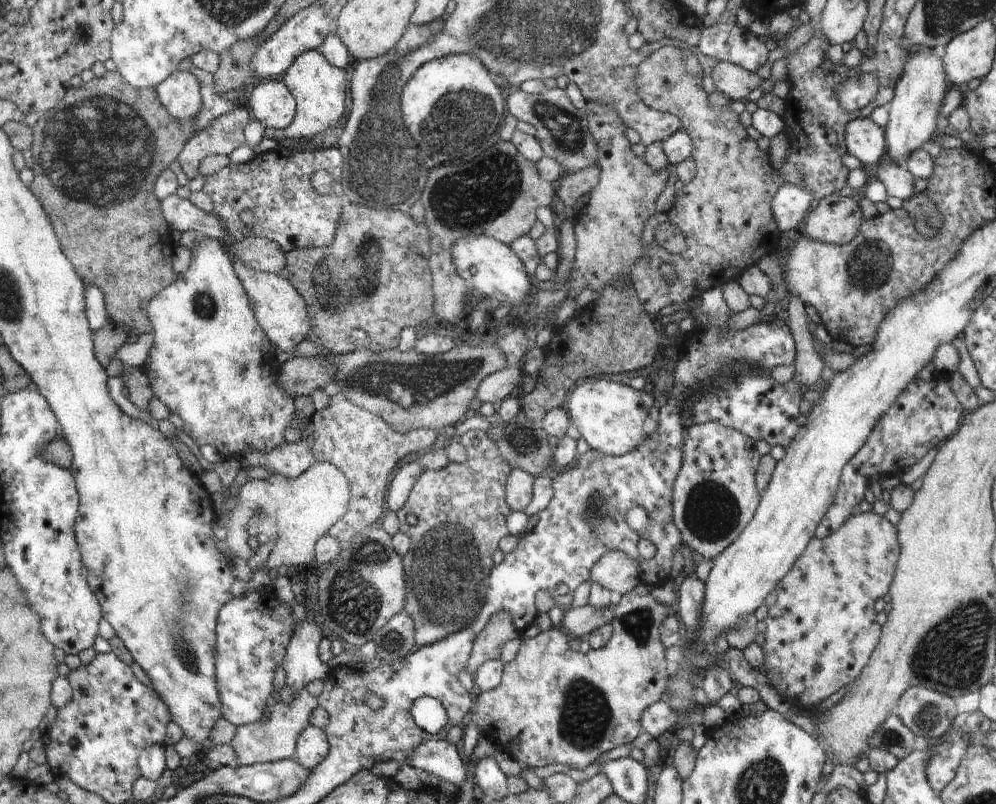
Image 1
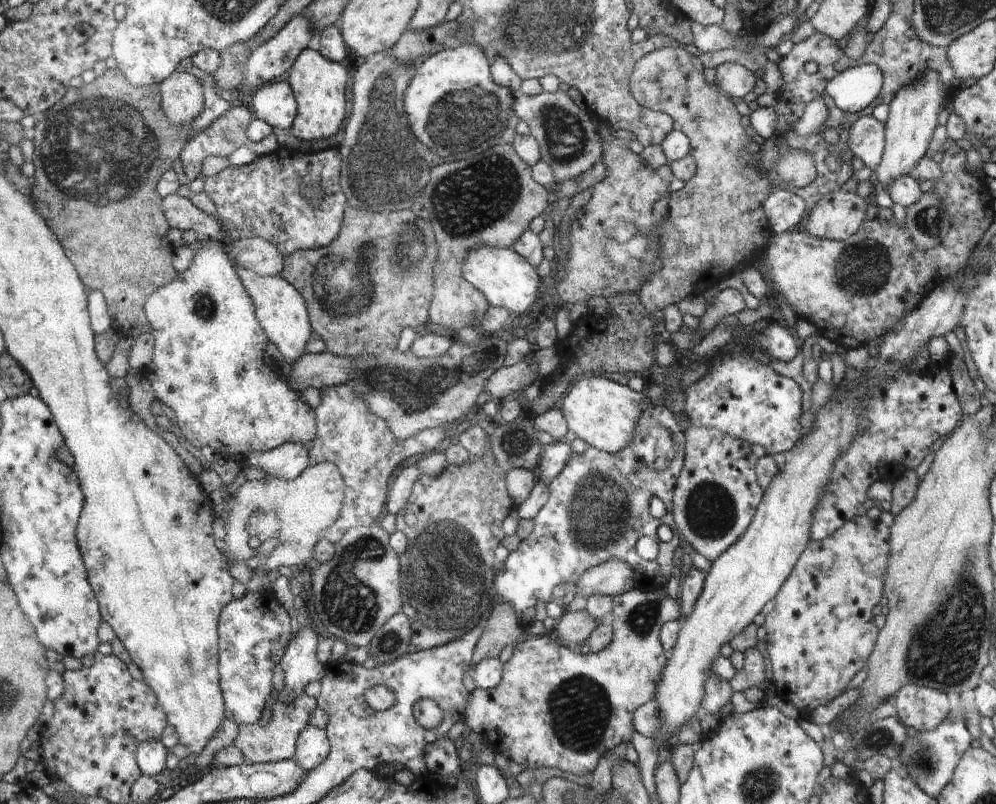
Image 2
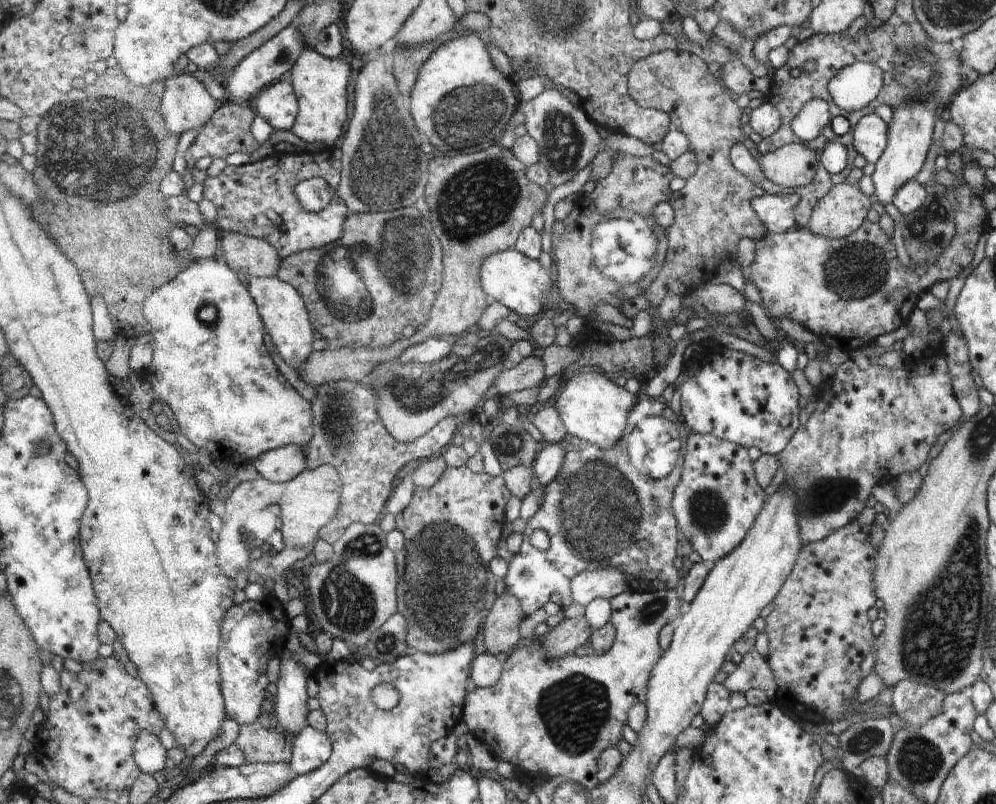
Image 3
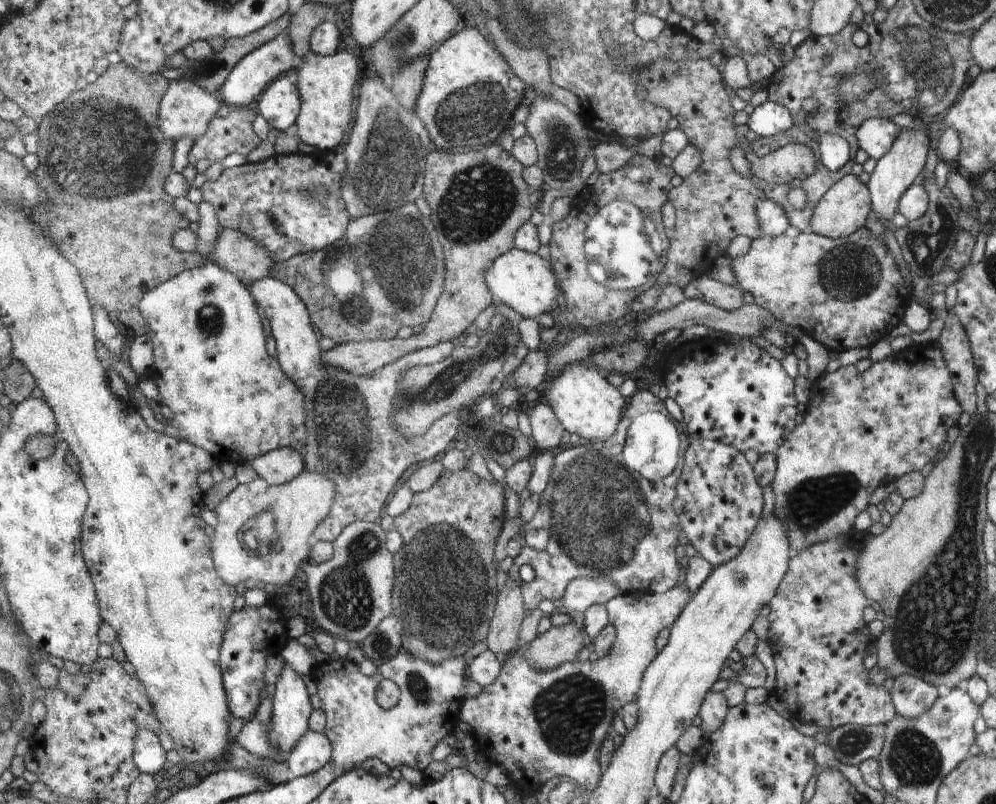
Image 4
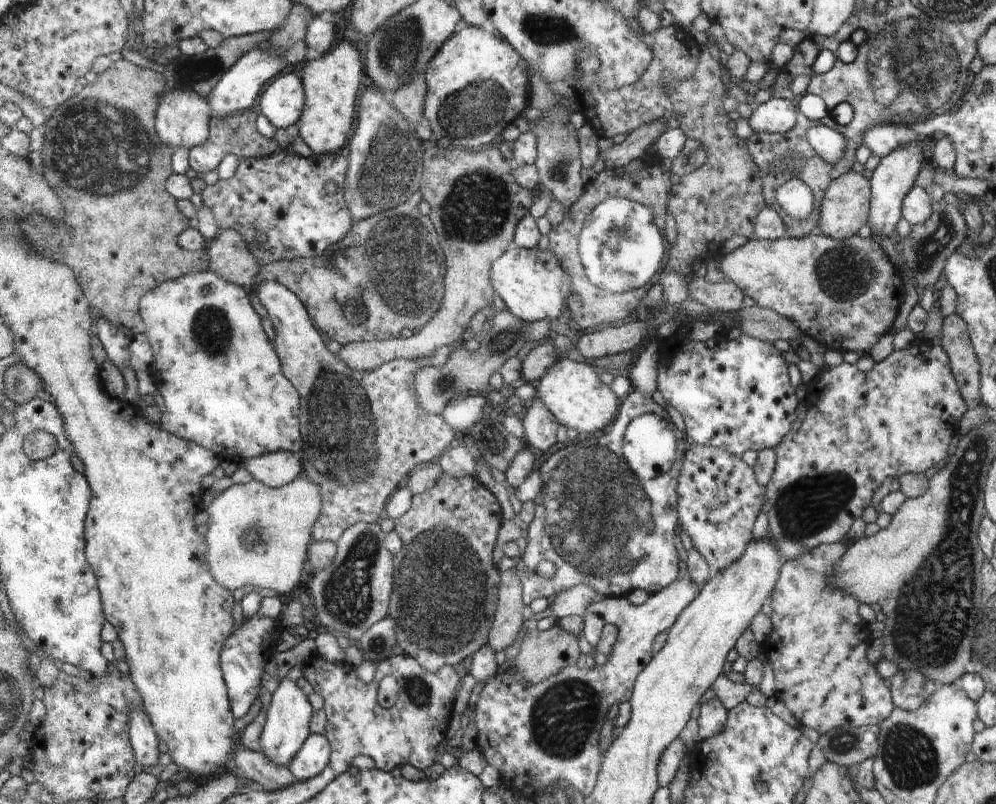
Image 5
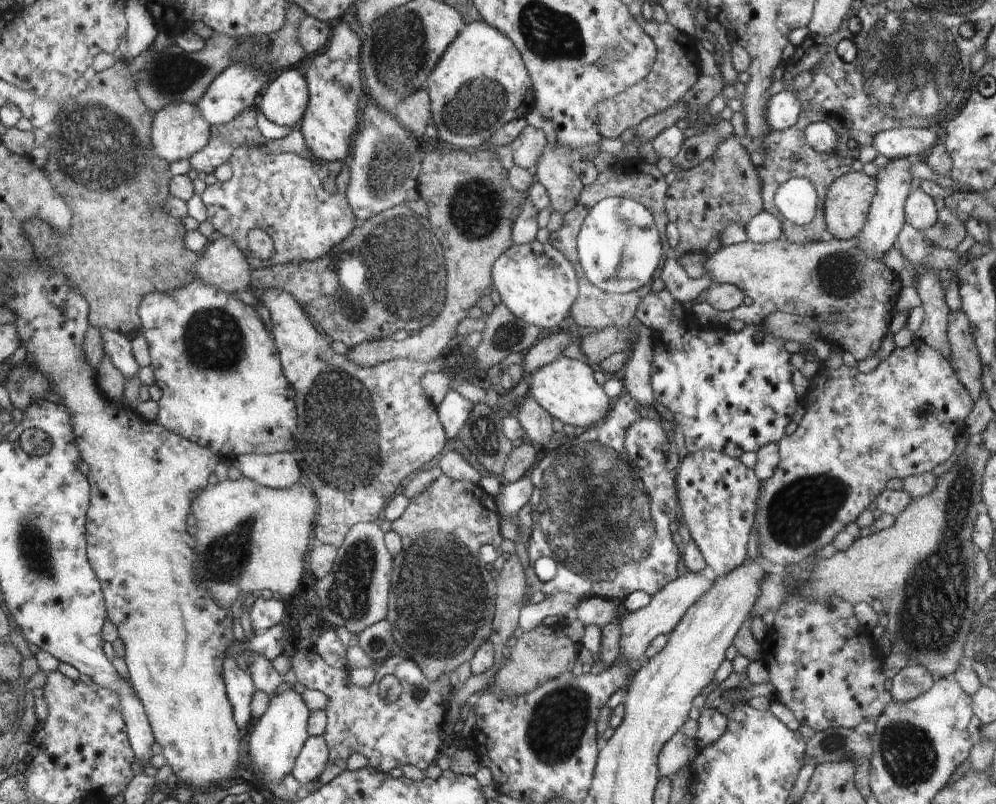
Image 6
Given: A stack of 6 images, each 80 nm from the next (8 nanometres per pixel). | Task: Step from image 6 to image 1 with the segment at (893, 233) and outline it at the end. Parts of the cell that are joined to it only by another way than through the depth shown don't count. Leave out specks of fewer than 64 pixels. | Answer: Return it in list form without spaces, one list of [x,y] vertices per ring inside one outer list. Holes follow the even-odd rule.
[[[918,47],[912,49],[913,55],[906,62],[904,74],[902,74],[893,100],[888,104],[889,121],[886,127],[886,144],[889,146],[888,160],[895,163],[904,163],[905,158],[924,142],[928,142],[936,128],[936,116],[942,108],[942,100],[946,94],[946,78],[942,61],[932,49]]]

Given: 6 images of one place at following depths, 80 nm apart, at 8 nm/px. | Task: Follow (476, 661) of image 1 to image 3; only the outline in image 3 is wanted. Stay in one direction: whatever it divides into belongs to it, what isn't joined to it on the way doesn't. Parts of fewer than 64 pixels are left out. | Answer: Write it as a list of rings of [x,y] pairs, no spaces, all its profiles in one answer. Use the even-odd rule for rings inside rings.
[[[504,592],[486,619],[484,646],[488,653],[496,656],[510,652],[520,642],[518,624],[522,620],[521,602],[508,592]]]

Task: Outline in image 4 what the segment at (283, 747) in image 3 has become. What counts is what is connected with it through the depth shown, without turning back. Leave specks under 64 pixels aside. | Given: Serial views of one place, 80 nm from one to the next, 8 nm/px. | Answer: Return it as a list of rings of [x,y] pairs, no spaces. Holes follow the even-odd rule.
[[[270,698],[262,700],[261,708],[252,720],[244,723],[240,733],[234,739],[237,743],[260,759],[272,759],[284,763],[285,758],[277,755],[275,748],[270,744],[269,731],[273,702]]]

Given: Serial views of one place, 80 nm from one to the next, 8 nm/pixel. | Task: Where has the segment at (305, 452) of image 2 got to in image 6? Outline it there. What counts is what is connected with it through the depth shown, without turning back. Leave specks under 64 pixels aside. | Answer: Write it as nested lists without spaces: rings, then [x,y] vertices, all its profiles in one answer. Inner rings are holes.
[[[291,452],[248,453],[231,458],[233,466],[250,480],[273,489],[293,487],[303,481],[300,463]]]

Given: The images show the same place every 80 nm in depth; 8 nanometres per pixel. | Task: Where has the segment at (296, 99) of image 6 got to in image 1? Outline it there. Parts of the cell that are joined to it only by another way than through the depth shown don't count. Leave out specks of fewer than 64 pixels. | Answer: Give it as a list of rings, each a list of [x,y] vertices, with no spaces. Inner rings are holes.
[[[257,80],[249,99],[243,101],[243,103],[250,107],[250,110],[254,113],[252,118],[268,128],[285,129],[296,118],[296,97],[289,91],[289,87],[285,84],[284,80]]]

